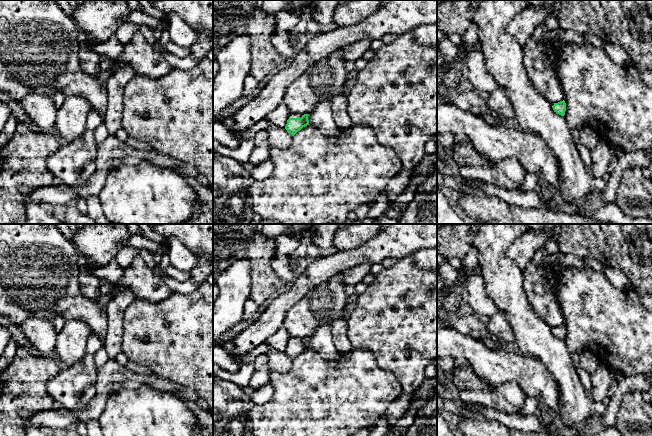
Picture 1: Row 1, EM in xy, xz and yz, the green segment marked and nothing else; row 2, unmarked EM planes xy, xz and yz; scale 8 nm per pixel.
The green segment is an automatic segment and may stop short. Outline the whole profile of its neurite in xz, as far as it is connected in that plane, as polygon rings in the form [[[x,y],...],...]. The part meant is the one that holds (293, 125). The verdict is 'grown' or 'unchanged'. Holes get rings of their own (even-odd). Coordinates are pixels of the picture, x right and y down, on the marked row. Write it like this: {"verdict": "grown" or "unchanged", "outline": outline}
{"verdict": "grown", "outline": [[[290,113],[285,129],[288,133],[294,136],[298,131],[307,125],[309,125],[308,114],[301,115]]]}

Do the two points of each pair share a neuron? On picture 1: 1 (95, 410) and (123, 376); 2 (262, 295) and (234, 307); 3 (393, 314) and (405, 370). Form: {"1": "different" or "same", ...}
{"1": "same", "2": "different", "3": "same"}

